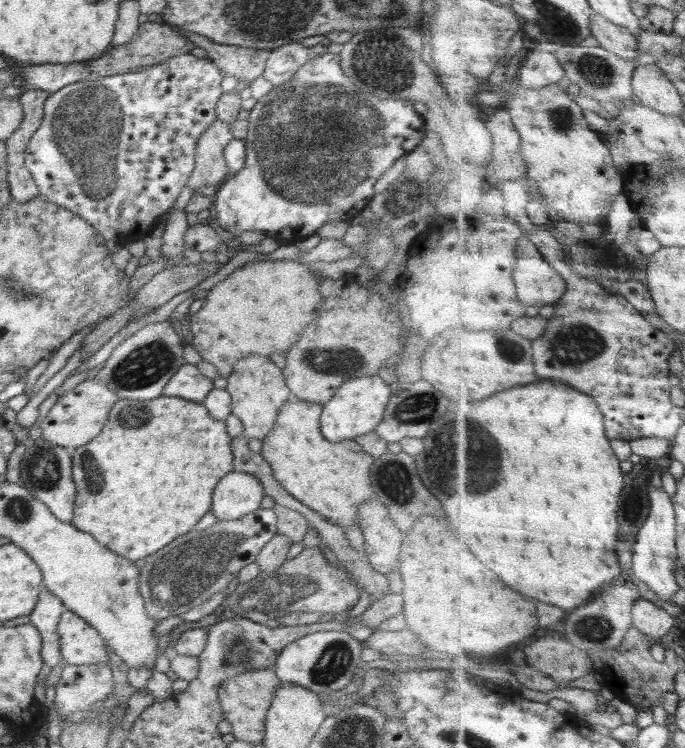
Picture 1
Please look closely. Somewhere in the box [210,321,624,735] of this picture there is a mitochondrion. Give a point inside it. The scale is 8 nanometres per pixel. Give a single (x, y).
(445, 471)

